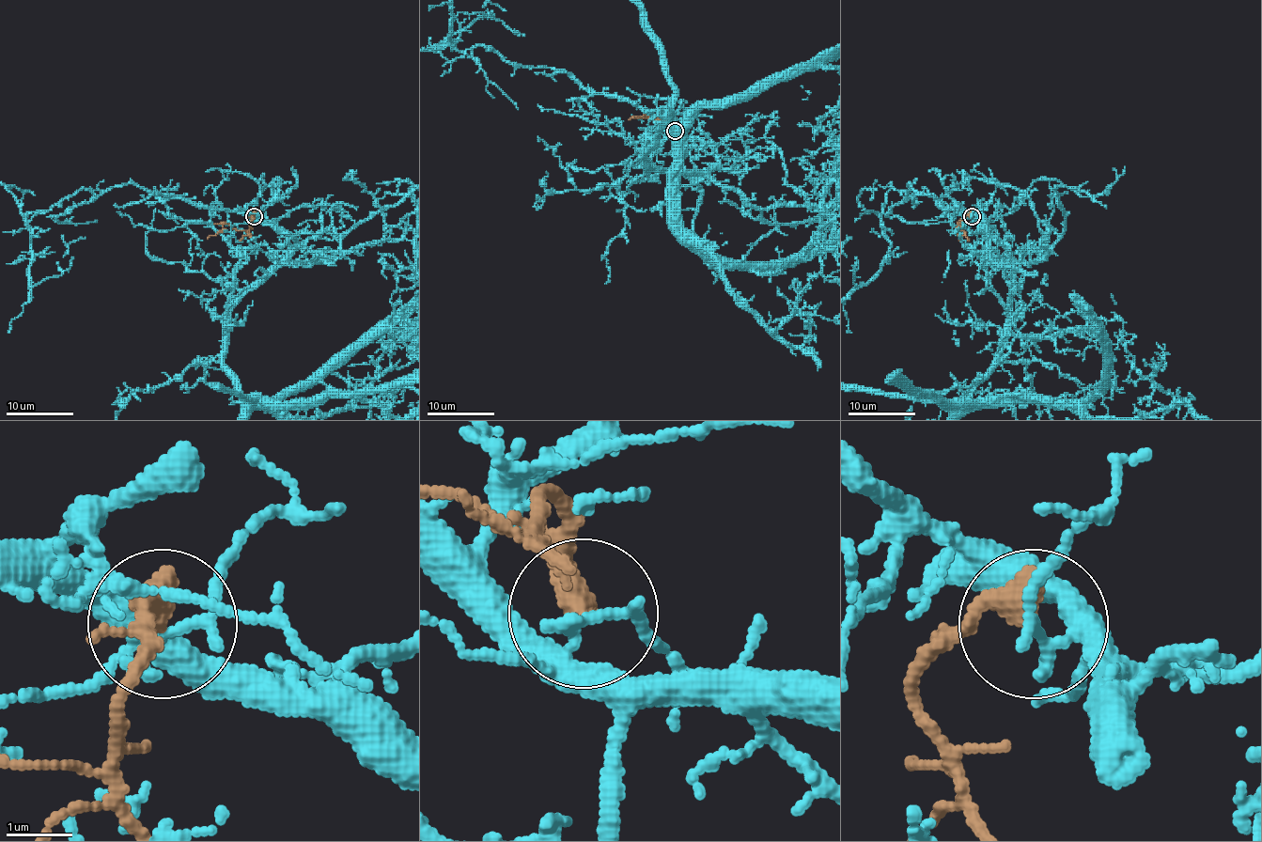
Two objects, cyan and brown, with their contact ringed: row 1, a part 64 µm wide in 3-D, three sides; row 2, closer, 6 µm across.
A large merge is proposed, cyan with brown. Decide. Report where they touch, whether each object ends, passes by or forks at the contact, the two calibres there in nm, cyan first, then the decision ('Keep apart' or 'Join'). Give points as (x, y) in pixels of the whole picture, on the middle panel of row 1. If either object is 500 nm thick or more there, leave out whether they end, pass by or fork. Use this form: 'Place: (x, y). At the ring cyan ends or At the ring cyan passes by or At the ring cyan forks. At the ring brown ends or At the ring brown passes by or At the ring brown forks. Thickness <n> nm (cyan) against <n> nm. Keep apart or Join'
Place: (675, 131). At the ring cyan forks. At the ring brown ends. Thickness 170 nm (cyan) against 480 nm. Keep apart

